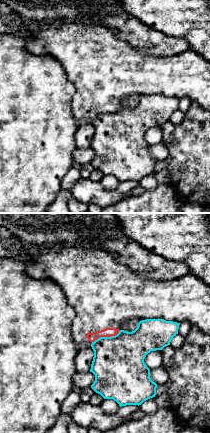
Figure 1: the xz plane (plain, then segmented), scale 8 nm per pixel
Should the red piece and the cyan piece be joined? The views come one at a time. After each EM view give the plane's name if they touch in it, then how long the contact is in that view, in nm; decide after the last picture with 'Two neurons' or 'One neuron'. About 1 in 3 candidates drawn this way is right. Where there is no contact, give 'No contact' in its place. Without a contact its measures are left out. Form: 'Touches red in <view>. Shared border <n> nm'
Touches red in xz. Shared border 240 nm

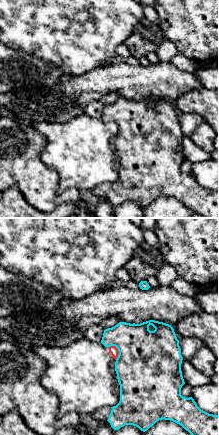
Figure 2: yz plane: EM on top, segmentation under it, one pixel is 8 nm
Touches red in yz. Shared border 130 nm

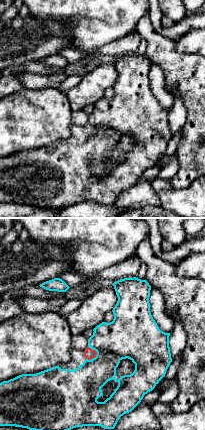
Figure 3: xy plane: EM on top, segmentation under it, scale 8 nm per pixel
Touches red in xy. Shared border 120 nm

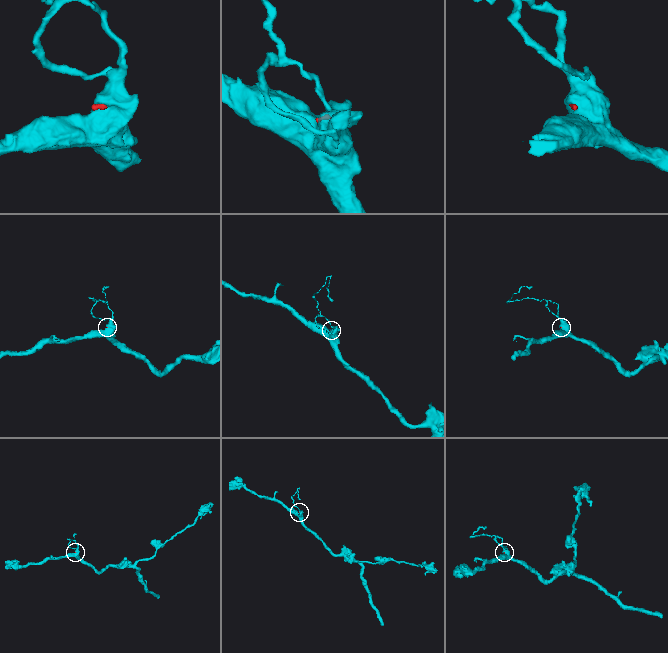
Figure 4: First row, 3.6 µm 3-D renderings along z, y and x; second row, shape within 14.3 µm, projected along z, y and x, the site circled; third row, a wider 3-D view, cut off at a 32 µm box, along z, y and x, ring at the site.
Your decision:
Two neurons

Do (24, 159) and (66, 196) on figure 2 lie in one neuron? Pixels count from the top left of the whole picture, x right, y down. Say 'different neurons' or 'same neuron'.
same neuron

